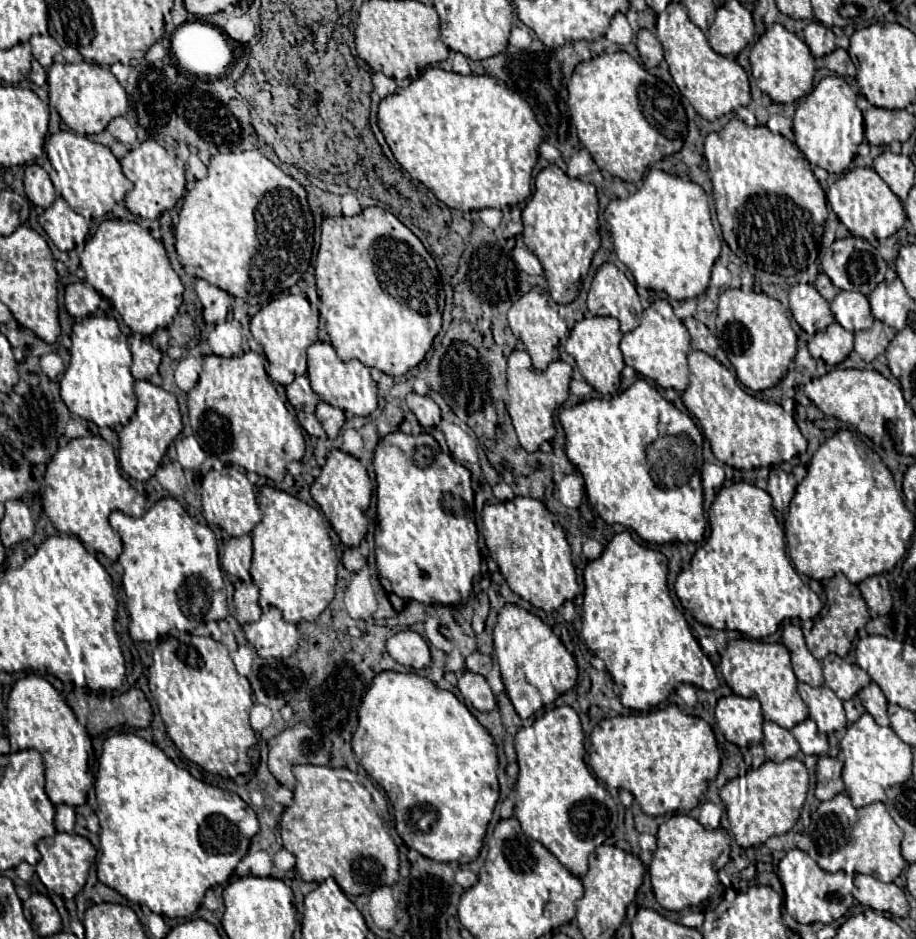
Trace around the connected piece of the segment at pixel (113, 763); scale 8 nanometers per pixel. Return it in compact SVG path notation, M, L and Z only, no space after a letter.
M118 733L112 735L104 741L104 751L100 757L100 767L98 767L98 775L95 782L96 799L98 799L98 815L100 823L99 835L99 854L97 856L96 865L98 865L98 879L100 883L104 883L106 887L114 889L116 893L120 893L122 897L126 897L132 903L138 905L146 905L152 913L158 915L166 915L166 917L188 917L194 915L198 911L198 907L202 905L204 893L214 887L214 885L228 885L230 875L234 873L238 861L246 855L248 847L250 847L250 839L258 833L258 821L256 821L256 813L252 811L252 807L248 807L236 793L226 791L226 789L218 789L218 787L210 787L198 779L194 779L186 769L176 767L164 753L162 749L158 749L154 743L136 737L132 733Z

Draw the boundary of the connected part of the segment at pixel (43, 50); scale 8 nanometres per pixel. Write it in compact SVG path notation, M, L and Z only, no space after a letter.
M34 35L30 39L32 55L42 67L50 67L52 63L64 63L60 45L50 35Z

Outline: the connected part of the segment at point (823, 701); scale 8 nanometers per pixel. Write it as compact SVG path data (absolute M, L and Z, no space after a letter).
M798 683L798 693L802 701L810 709L810 719L816 721L818 731L822 733L834 733L848 725L842 701L836 697L836 693L828 687L810 687L806 683Z

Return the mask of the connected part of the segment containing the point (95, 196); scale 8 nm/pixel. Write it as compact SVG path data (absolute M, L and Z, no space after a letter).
M60 131L46 141L46 153L53 167L49 176L56 193L86 219L108 215L132 187L112 151L96 141L90 141L88 136L76 135L74 131Z

